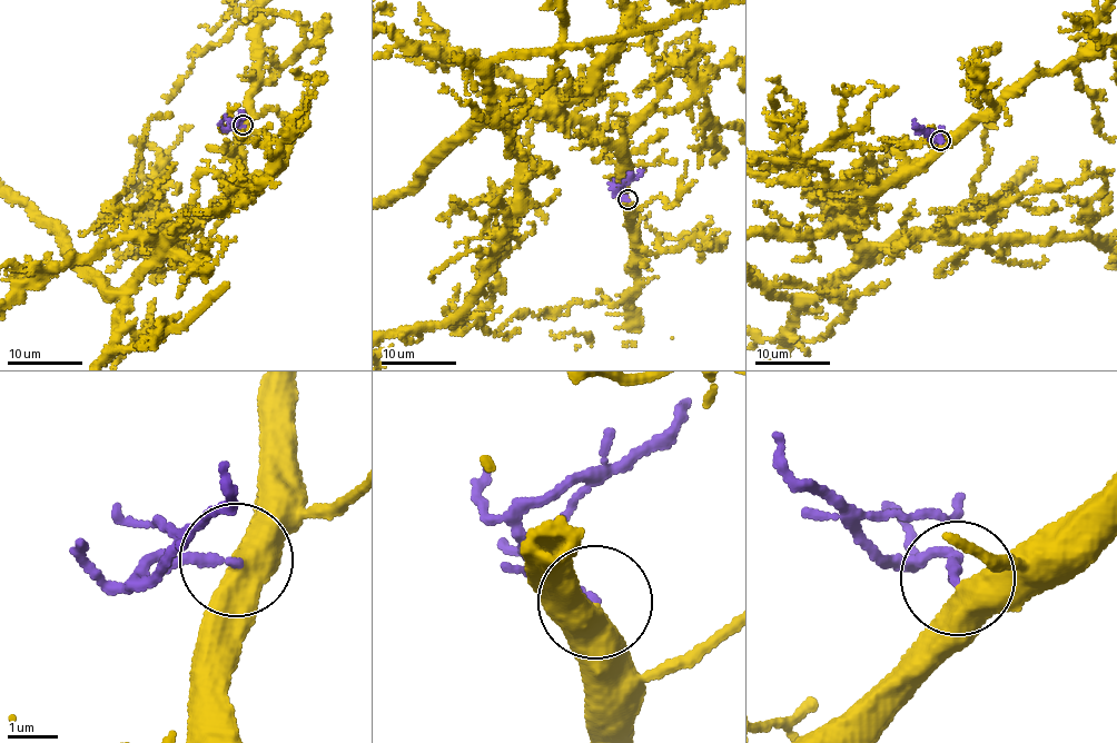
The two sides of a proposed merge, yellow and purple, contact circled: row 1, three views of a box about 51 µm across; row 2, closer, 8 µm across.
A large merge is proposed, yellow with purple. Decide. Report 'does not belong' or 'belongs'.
belongs

